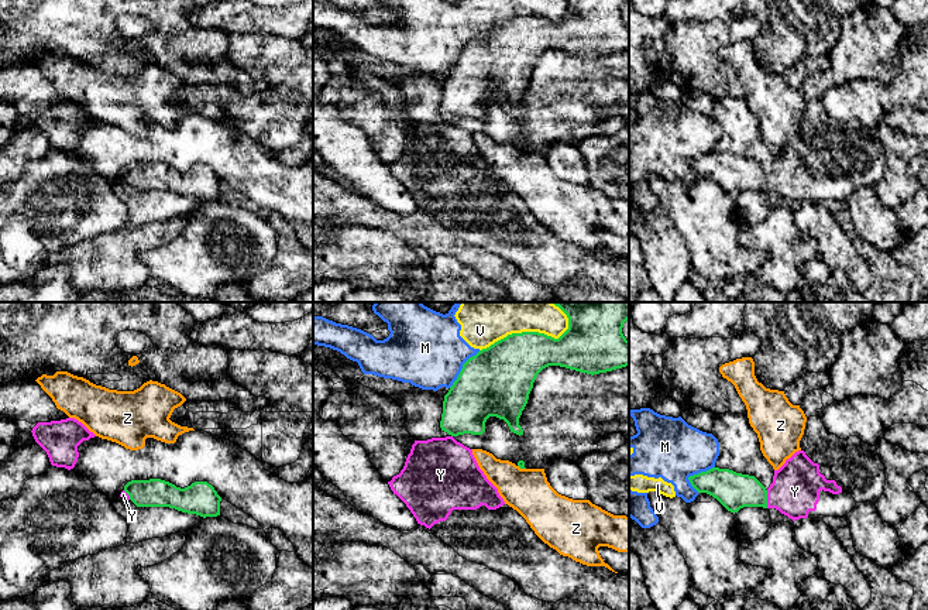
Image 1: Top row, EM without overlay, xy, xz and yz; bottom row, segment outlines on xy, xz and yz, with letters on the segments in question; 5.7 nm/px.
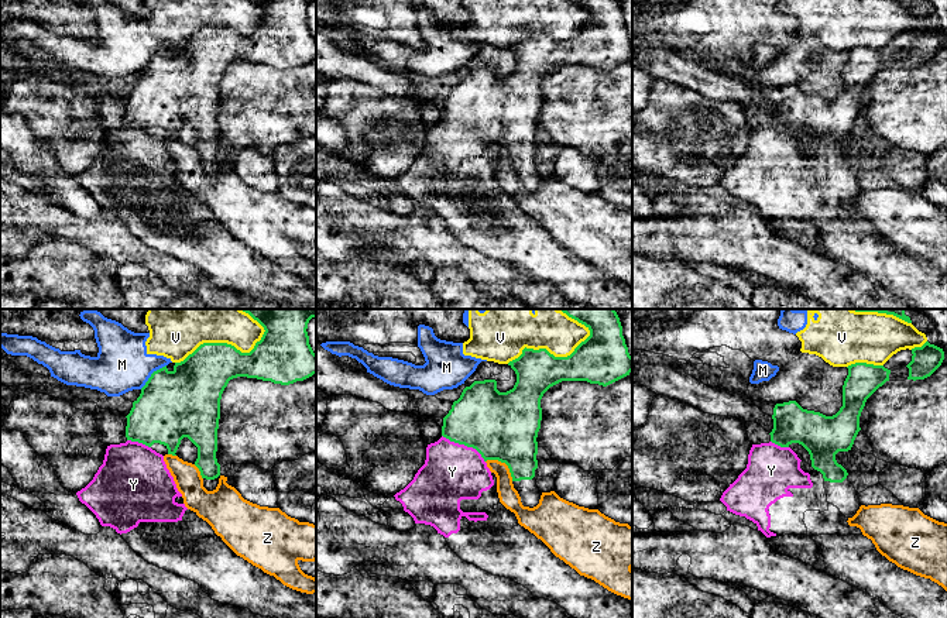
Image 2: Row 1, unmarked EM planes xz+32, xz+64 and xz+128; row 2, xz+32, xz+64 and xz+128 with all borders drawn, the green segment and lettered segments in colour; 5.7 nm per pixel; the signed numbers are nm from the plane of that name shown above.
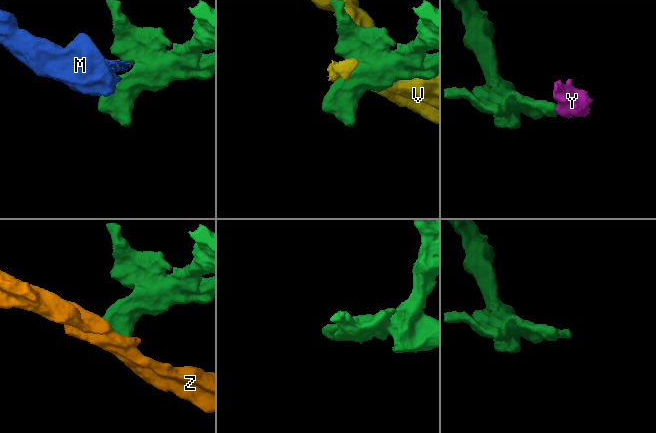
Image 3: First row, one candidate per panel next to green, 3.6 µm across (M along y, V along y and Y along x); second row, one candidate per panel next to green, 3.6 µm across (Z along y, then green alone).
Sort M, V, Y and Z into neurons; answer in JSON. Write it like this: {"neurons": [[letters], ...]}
{"neurons": [["M", "V"], ["Y"], ["Z"]]}

